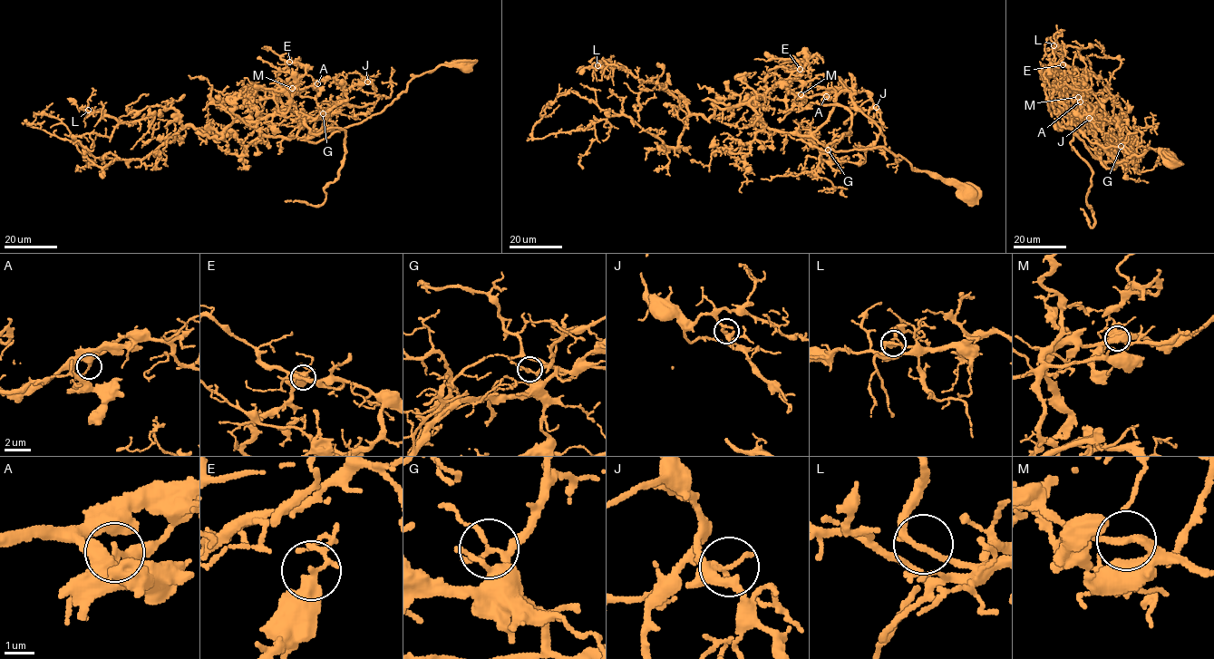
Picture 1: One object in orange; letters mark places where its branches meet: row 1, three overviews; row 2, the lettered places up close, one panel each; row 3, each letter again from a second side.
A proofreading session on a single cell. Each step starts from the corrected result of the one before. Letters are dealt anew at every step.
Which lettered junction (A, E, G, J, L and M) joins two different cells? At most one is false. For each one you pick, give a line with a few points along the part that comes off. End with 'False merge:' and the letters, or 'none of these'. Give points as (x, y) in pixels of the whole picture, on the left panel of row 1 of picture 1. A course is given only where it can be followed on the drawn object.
A: (317, 83), (277, 97), (310, 132), (344, 130), (345, 154), (324, 202), (285, 200)
False merge: A

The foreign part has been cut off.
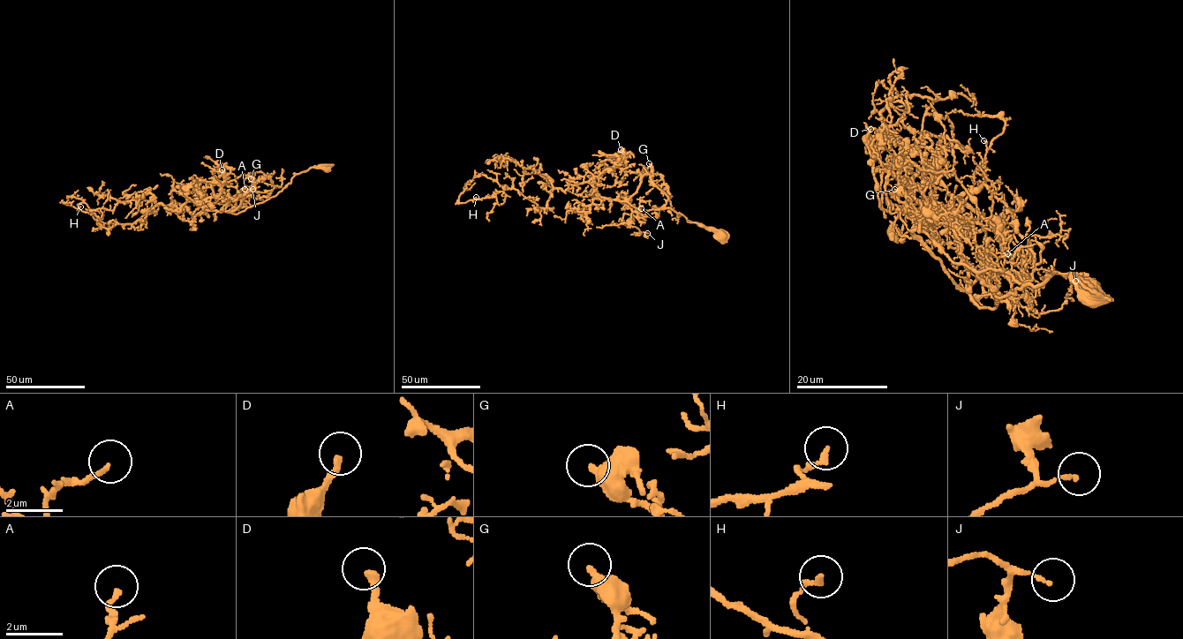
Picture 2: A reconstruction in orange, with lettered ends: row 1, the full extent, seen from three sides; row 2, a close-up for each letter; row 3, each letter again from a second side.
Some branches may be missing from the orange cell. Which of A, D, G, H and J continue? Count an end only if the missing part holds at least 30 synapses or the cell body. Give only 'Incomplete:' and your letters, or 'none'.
Incomplete: D

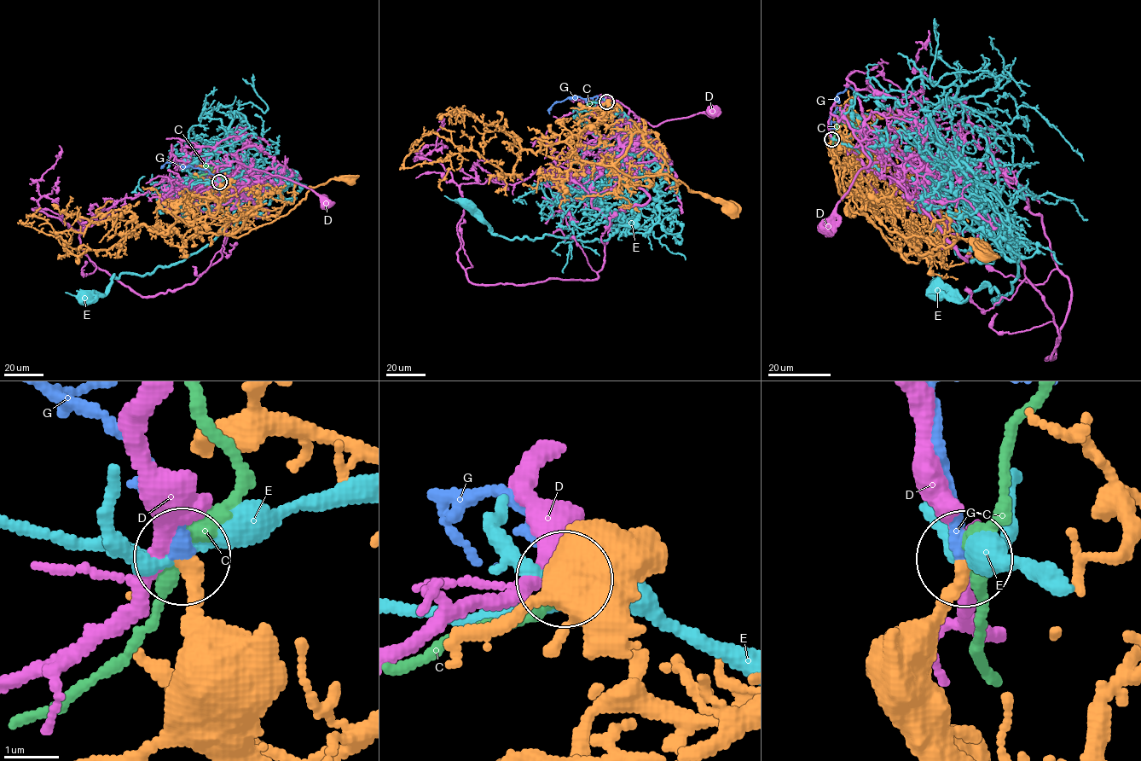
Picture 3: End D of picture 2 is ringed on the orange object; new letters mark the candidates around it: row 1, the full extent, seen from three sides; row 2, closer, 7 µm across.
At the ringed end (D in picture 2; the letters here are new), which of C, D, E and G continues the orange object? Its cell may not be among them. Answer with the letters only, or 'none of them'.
G

